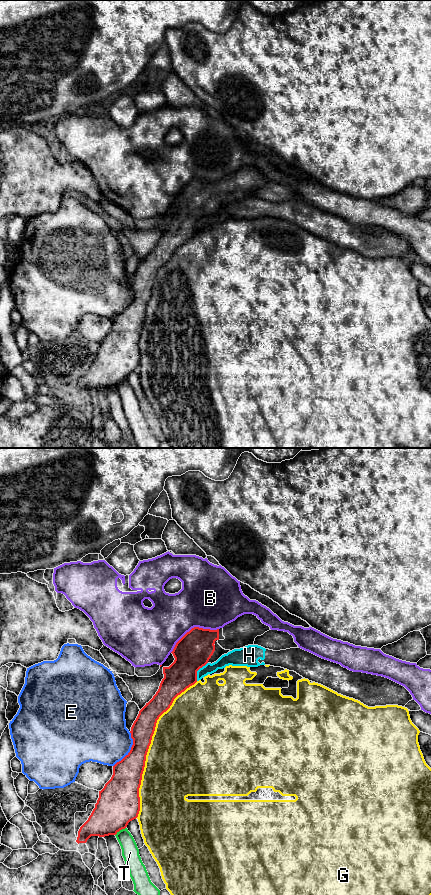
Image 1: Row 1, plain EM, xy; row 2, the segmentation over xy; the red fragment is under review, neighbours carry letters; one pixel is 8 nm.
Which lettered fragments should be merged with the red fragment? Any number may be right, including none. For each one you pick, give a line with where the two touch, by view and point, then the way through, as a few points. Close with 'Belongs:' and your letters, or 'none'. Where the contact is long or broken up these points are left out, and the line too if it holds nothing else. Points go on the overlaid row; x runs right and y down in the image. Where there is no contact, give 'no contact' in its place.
Belongs: none

